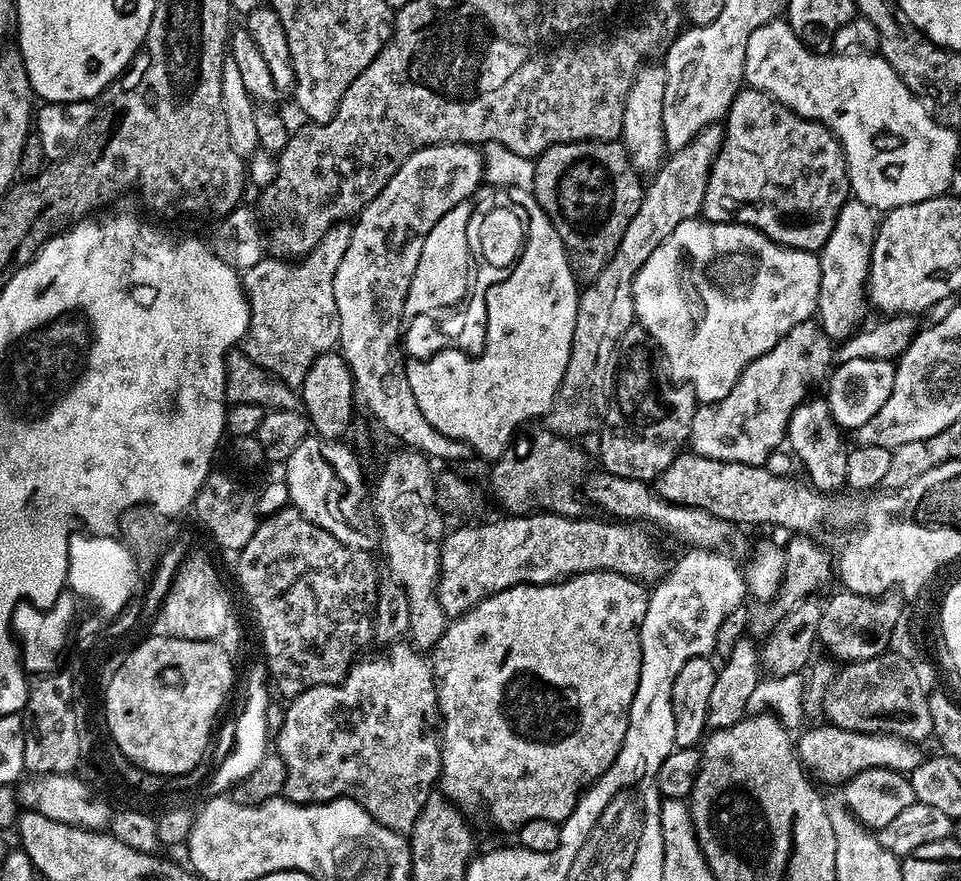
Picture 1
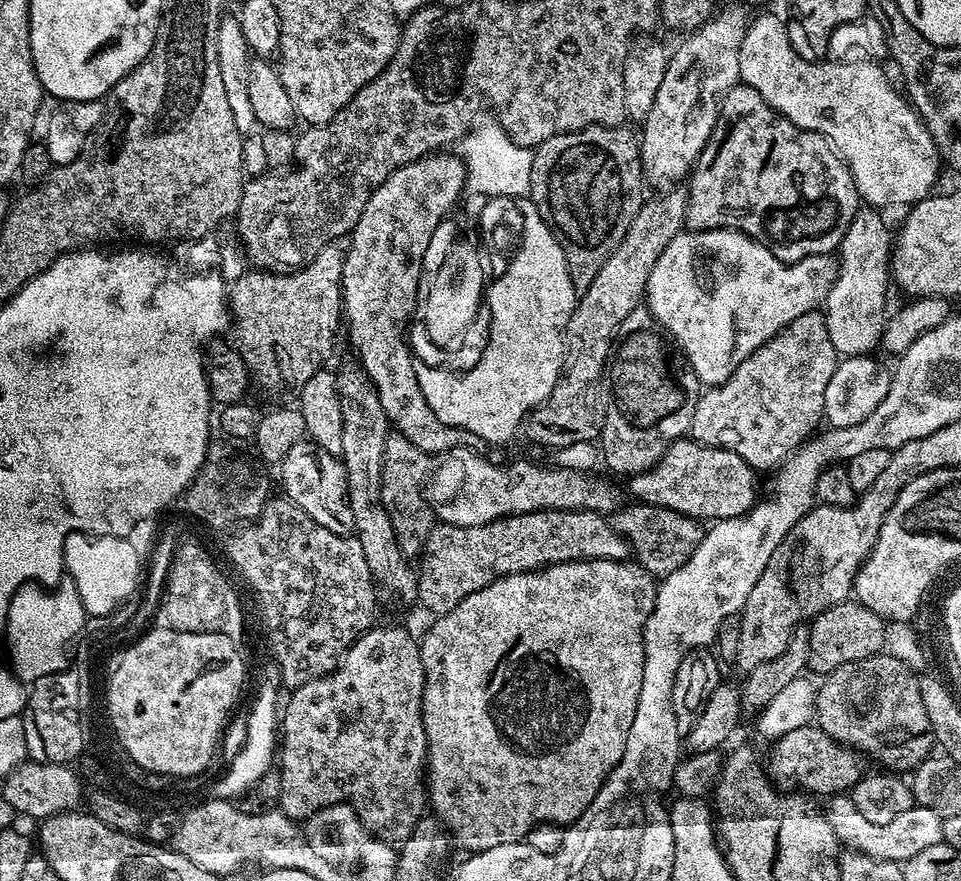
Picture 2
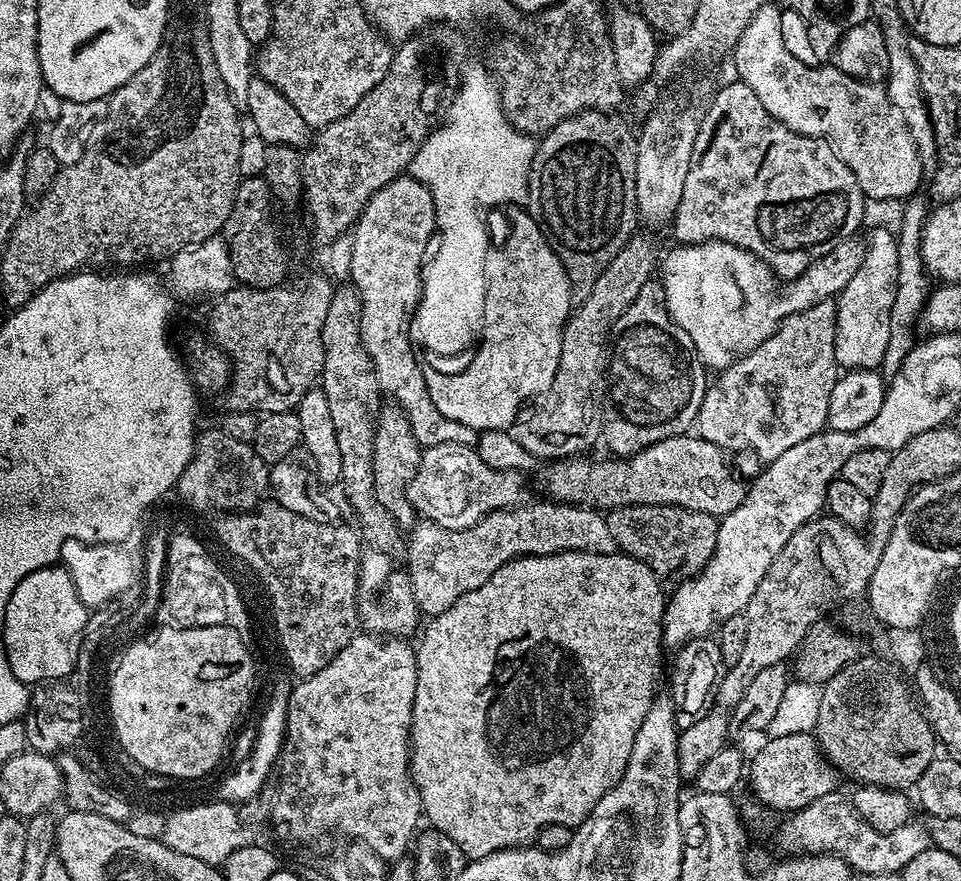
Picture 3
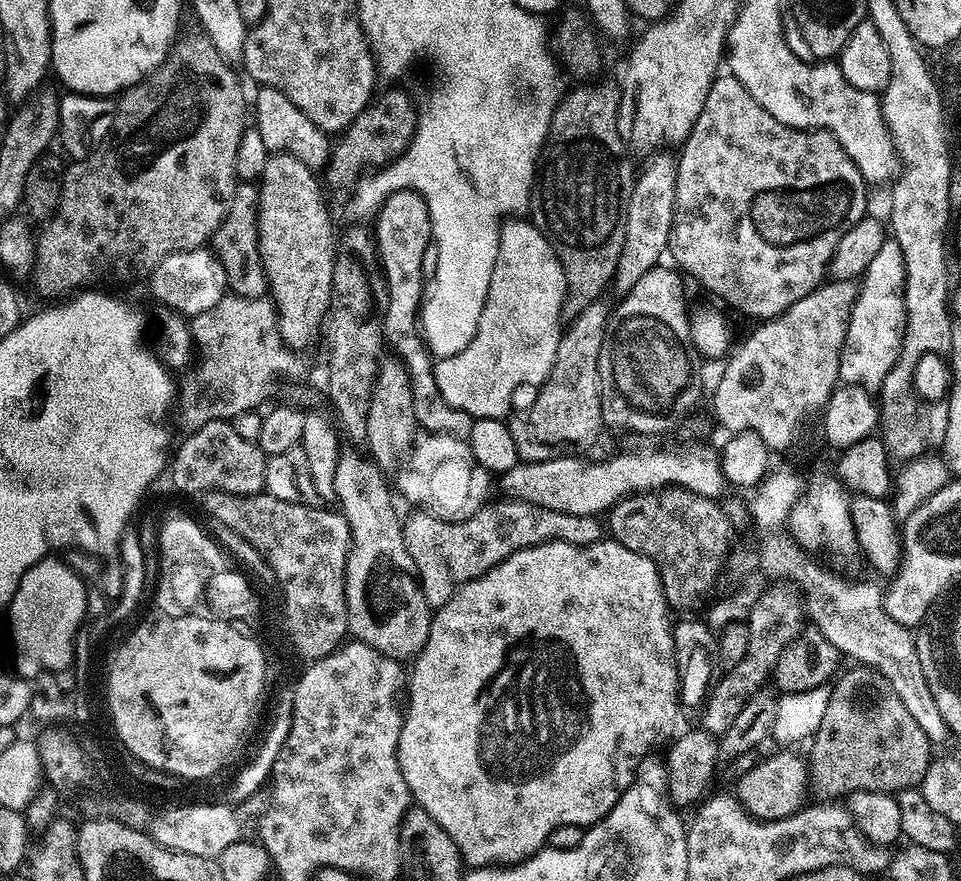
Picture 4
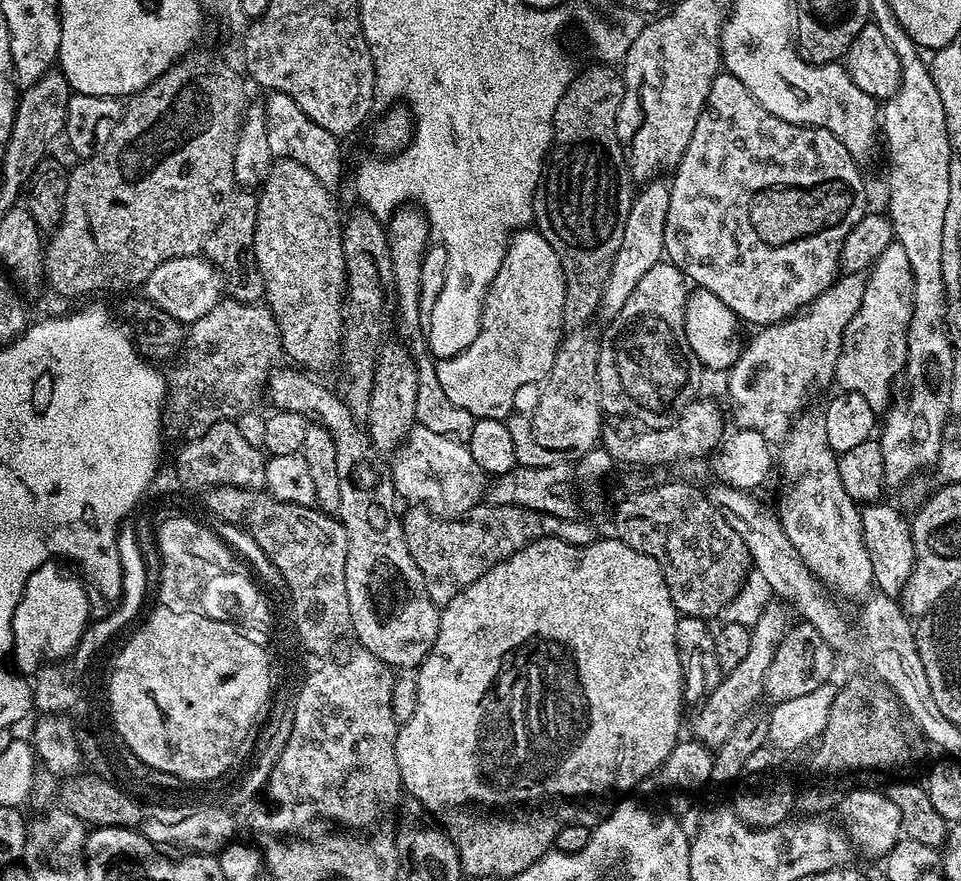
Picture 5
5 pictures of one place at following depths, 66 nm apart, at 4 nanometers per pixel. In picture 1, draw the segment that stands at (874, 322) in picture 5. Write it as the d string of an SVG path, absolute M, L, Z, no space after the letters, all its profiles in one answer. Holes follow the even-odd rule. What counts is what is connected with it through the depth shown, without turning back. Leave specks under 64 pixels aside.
M849 198L840 207L830 238L826 238L819 250L820 289L816 299L816 312L820 327L833 342L843 342L852 336L864 324L864 315L870 312L866 289L877 227L878 216L874 209L858 199Z

